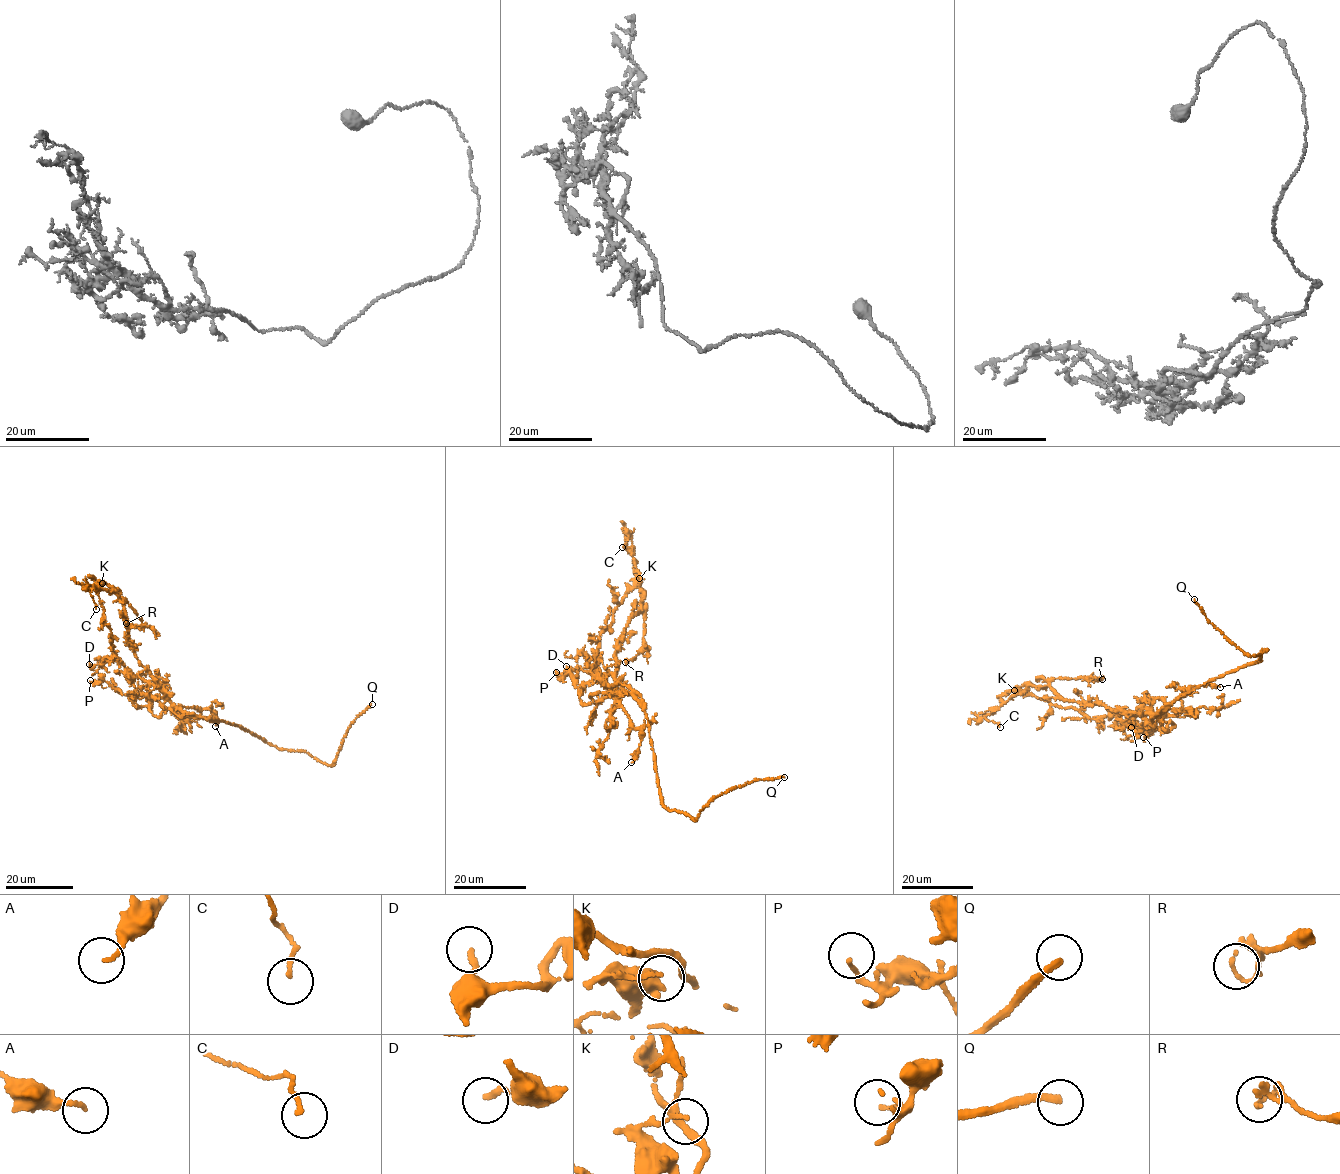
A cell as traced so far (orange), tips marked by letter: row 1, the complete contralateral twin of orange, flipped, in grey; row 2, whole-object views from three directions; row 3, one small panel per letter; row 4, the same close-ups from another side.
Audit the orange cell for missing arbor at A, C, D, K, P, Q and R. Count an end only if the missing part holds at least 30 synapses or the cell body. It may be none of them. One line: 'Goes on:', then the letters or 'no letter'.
Goes on: Q

